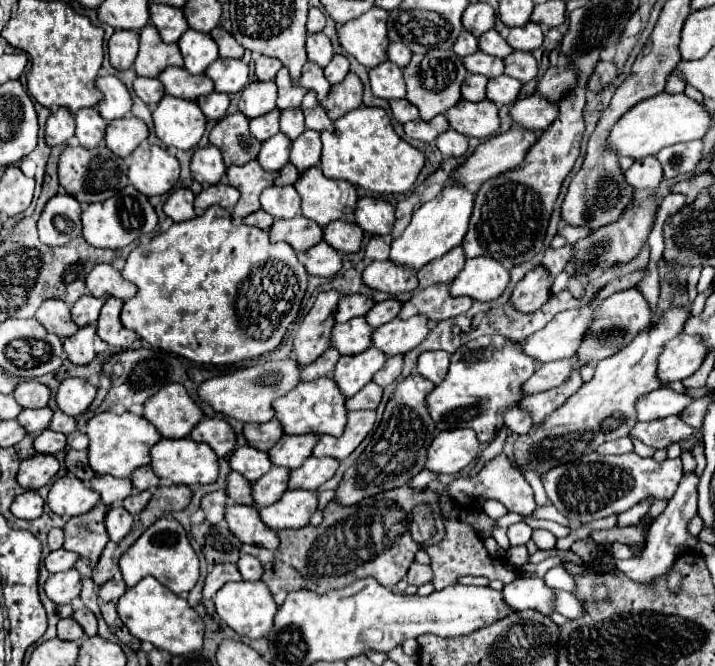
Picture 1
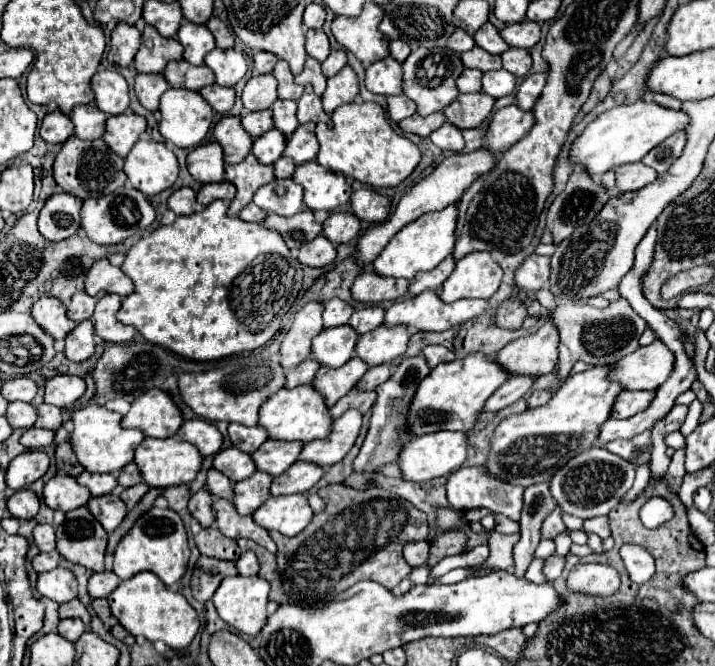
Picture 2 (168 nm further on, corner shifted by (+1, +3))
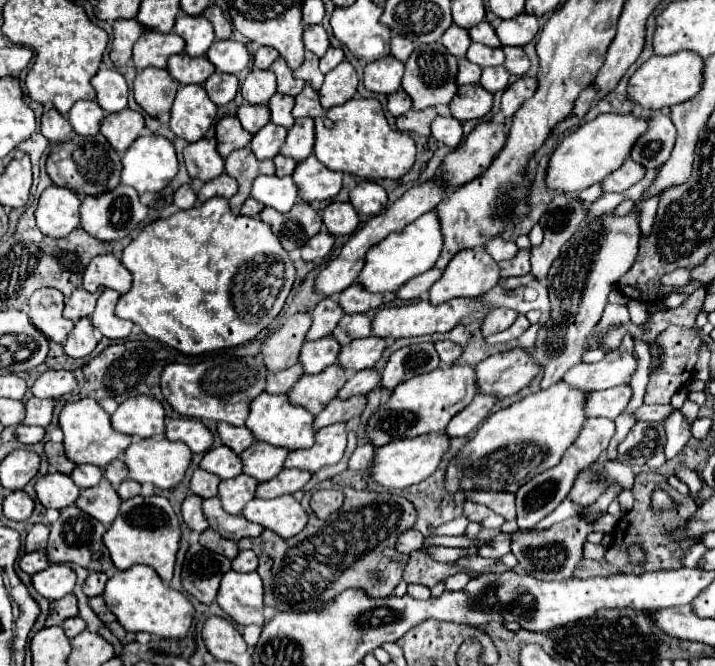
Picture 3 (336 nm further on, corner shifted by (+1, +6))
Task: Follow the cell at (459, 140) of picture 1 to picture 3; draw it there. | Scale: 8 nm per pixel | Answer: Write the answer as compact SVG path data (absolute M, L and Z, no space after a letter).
M437 116L431 124L431 134L441 144L457 148L461 144L461 138L463 138L463 126L453 116Z

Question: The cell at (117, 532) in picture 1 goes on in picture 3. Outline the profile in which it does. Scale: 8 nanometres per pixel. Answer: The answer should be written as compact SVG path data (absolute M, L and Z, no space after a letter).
M101 480L97 486L81 490L75 506L81 508L83 512L87 512L89 516L97 518L105 526L109 526L113 522L113 518L117 516L117 510L121 506L121 498L117 496L115 488L109 482Z

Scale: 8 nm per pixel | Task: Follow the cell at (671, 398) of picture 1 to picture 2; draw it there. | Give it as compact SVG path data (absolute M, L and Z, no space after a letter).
M625 391L617 397L617 405L613 407L615 419L627 419L641 411L645 411L655 399L655 391Z

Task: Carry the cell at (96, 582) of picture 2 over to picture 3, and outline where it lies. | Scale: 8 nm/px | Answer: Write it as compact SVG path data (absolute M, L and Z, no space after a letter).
M89 572L87 580L85 580L85 584L83 584L85 596L87 596L87 598L93 598L93 596L103 594L105 582L107 582L107 574L103 574L103 572Z

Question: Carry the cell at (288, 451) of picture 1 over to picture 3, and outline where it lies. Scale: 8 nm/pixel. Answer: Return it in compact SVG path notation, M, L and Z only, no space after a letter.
M253 442L239 454L243 462L243 474L253 476L257 482L267 482L279 474L287 454L287 450L277 450L277 446Z

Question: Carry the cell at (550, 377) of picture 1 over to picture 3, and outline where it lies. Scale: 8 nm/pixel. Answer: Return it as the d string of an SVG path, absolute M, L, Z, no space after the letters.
M477 394L477 398L473 398L473 402L461 410L459 414L455 414L449 422L449 426L445 428L445 434L449 438L455 438L455 436L467 436L469 432L473 432L491 412L493 404L497 400L491 398L491 396L483 396L483 394Z

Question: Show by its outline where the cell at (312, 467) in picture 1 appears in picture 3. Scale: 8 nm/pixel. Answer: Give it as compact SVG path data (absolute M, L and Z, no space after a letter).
M283 468L277 478L271 478L269 482L261 482L257 486L257 498L277 498L283 494L293 494L297 490L303 490L303 486L309 482L311 474L297 468Z

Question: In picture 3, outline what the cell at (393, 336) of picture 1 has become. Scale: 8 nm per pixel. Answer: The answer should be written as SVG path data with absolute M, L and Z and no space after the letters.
M377 336L353 340L341 348L337 364L343 370L351 370L351 372L373 368L375 362L381 358L385 346L387 346L387 342L383 338L377 338Z

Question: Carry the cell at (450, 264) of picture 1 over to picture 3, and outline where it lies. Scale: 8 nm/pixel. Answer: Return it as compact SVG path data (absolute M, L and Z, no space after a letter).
M433 268L433 270L427 270L425 274L421 274L419 278L411 278L409 282L405 282L405 286L401 286L401 290L397 290L397 298L399 300L417 300L421 294L425 294L439 278L441 278L441 270Z

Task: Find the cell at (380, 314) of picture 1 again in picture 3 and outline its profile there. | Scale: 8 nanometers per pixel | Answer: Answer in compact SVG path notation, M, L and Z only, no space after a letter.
M353 314L353 316L343 316L339 320L339 324L335 326L335 330L331 332L331 336L341 344L349 344L355 338L367 338L371 336L371 320L363 314Z

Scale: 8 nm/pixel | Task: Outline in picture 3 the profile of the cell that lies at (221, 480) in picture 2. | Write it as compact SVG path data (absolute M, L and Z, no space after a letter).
M195 470L191 476L191 484L189 490L201 498L211 498L217 496L217 486L219 486L219 478L215 474L209 474L205 470Z

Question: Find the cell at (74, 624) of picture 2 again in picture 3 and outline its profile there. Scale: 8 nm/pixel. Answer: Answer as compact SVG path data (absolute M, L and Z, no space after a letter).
M73 616L73 618L65 620L61 628L65 630L65 634L67 634L69 638L75 638L77 634L81 634L81 632L85 630L85 622L83 622L79 616Z

